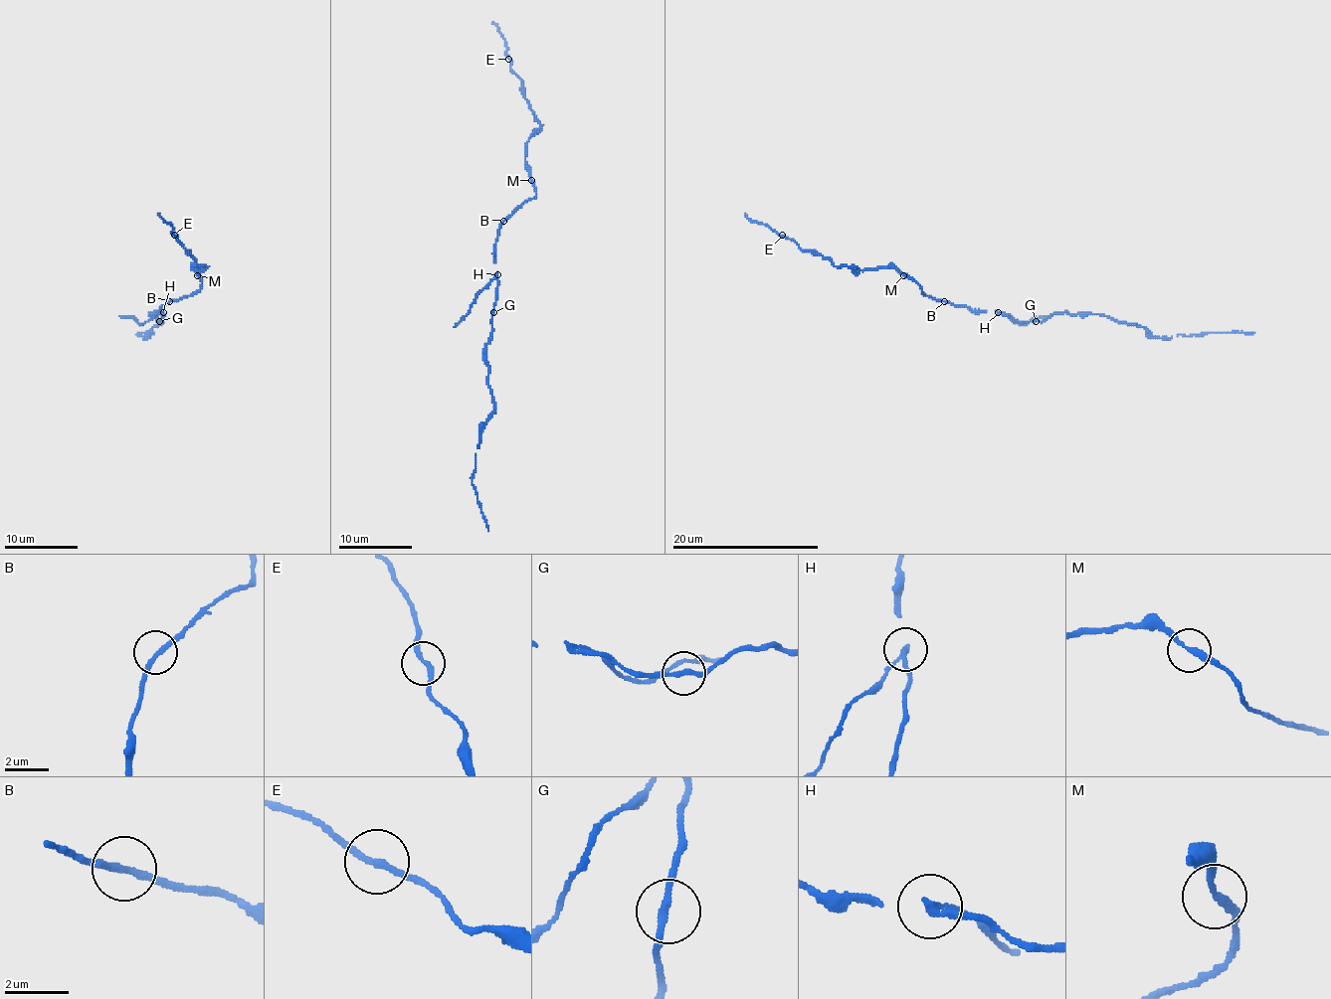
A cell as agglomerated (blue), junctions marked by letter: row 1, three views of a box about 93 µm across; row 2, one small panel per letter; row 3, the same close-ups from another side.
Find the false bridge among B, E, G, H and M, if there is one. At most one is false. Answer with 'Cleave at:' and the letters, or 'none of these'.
Cleave at: H

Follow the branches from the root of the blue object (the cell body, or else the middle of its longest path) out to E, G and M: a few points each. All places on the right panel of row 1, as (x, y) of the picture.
E: (981, 310), (938, 301), (894, 268), (854, 269), (850, 266), (836, 266), (821, 255), (804, 251), (782, 235)
G: (981, 310), (997, 310), (1019, 321), (1036, 321)
M: (981, 310), (938, 301), (903, 275)

